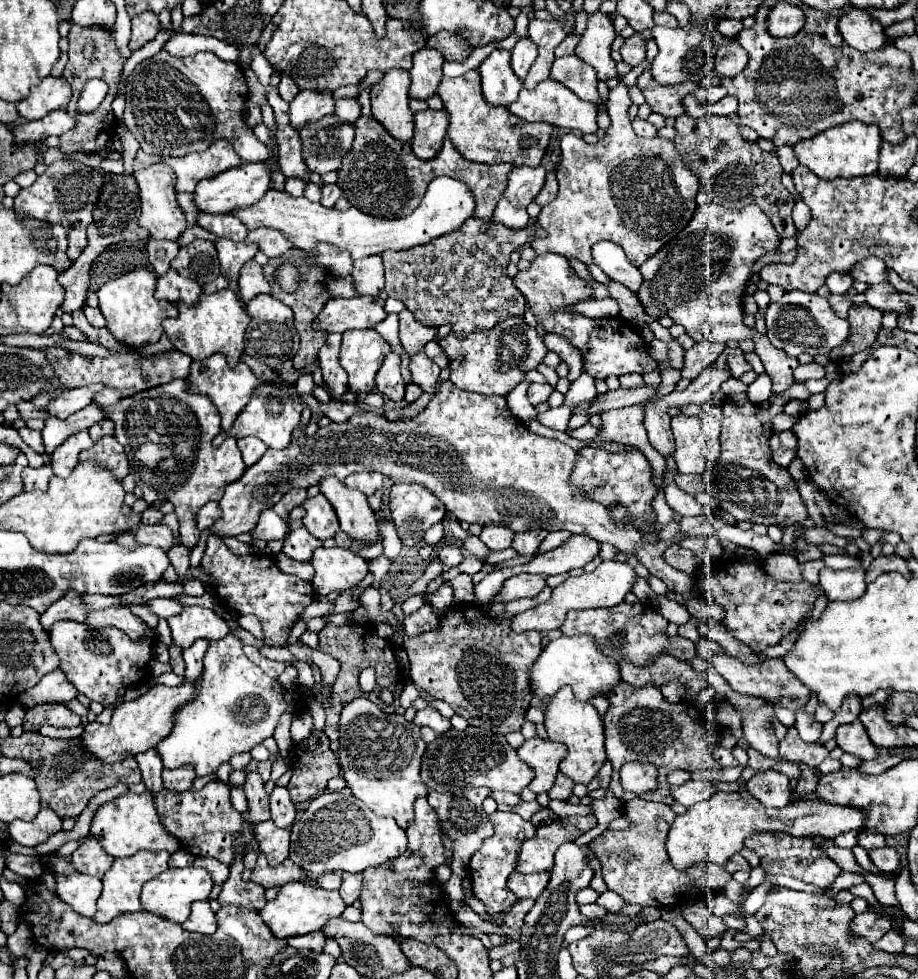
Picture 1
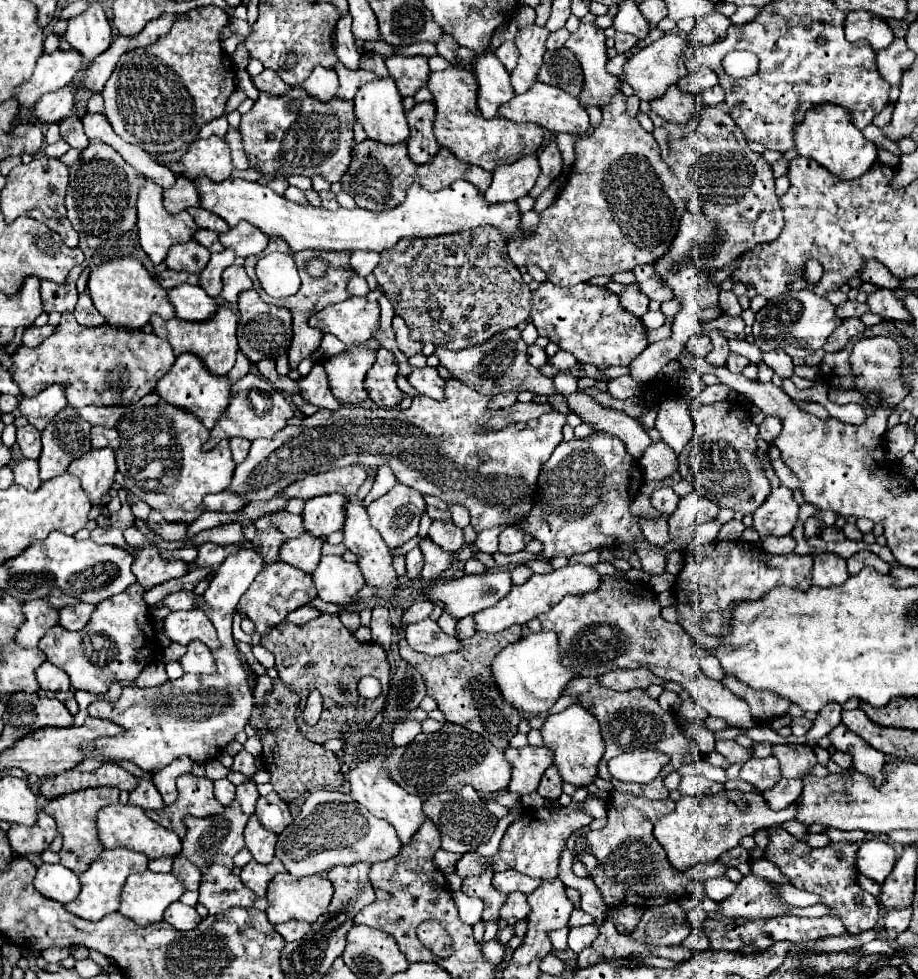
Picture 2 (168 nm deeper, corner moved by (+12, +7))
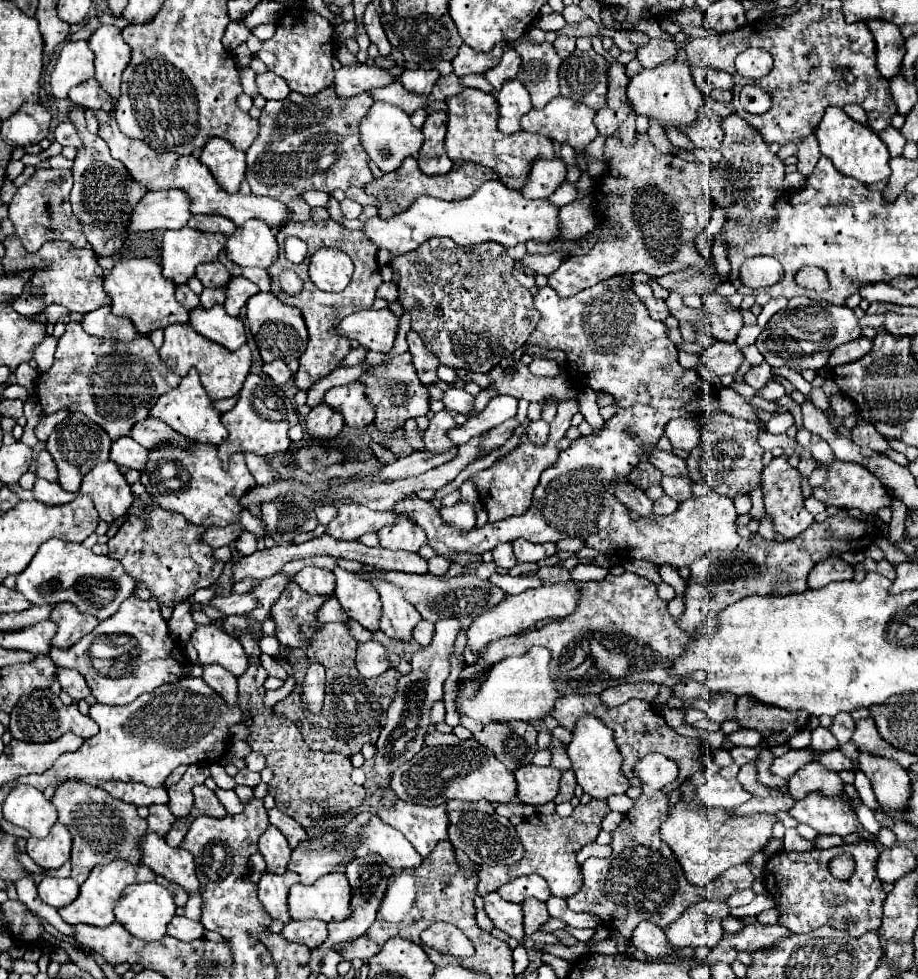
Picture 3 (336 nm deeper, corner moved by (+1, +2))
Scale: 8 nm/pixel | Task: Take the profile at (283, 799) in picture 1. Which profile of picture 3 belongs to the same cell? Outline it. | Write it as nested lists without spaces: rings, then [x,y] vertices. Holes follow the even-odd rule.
[[[275,807],[269,811],[269,823],[275,825],[275,827],[285,835],[287,843],[291,845],[291,849],[295,849],[299,843],[307,841],[307,833],[305,833],[305,829],[303,829],[297,821],[293,821],[289,815],[281,813],[281,811],[275,809]]]

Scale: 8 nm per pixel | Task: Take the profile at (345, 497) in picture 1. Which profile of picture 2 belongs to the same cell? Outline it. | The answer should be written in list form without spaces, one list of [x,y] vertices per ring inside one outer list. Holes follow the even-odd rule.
[[[354,496],[346,500],[346,506],[344,506],[344,514],[346,514],[346,520],[344,520],[344,544],[350,552],[354,552],[358,556],[358,568],[362,570],[364,578],[366,578],[366,584],[368,586],[374,586],[378,590],[376,596],[380,598],[390,598],[394,594],[394,582],[396,582],[396,574],[392,570],[392,556],[390,556],[390,550],[386,546],[386,542],[382,540],[380,532],[372,528],[370,524],[370,518],[366,514],[366,508],[362,506],[360,500],[356,500]]]

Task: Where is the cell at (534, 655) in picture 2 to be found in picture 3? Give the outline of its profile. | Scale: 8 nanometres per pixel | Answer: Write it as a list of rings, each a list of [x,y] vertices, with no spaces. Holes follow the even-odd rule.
[[[533,647],[521,657],[507,657],[505,661],[491,667],[487,679],[475,689],[473,697],[459,697],[459,713],[479,721],[479,723],[507,723],[507,721],[535,721],[551,713],[553,703],[559,693],[555,691],[555,681],[549,677],[549,657],[545,647]]]

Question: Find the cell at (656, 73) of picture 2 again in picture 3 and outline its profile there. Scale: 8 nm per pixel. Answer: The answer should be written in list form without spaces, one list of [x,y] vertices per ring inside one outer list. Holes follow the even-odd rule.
[[[677,57],[677,61],[673,63],[665,61],[665,65],[659,65],[657,69],[643,69],[639,75],[635,75],[629,81],[627,99],[635,115],[653,119],[663,129],[669,129],[669,127],[681,129],[681,127],[693,125],[699,109],[705,105],[705,97],[695,87],[691,77],[691,67],[683,57]]]

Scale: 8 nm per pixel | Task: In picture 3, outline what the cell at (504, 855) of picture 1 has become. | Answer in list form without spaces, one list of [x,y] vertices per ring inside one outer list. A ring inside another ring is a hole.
[[[491,893],[485,897],[485,911],[497,929],[509,933],[519,945],[523,945],[525,931],[523,931],[523,909],[521,909],[521,905],[501,899],[499,893]]]

